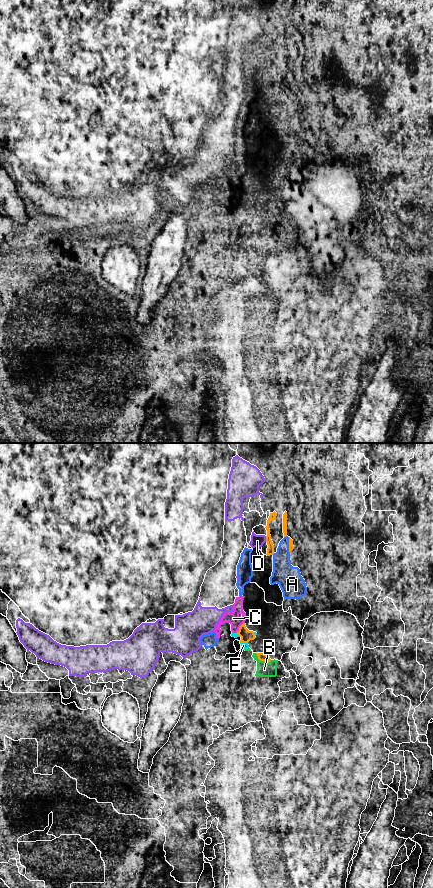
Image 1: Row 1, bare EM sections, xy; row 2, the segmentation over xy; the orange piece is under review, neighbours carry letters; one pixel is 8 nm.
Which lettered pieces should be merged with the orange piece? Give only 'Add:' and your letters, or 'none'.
Add: A, B, C

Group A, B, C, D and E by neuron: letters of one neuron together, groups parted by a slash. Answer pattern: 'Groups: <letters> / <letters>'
Groups: A B C / D / E

